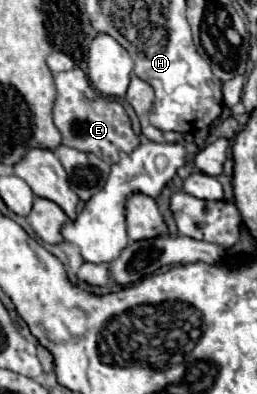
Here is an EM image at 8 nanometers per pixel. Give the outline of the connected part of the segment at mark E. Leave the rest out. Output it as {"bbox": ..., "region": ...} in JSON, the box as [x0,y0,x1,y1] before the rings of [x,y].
{"bbox":[53,68,139,164],"region":[[[71,68],[53,76],[57,96],[53,104],[53,122],[61,132],[61,144],[99,156],[107,164],[117,164],[123,152],[133,152],[139,146],[139,138],[131,128],[131,120],[125,108],[111,98],[101,96],[89,84],[87,74],[81,68]]]}

